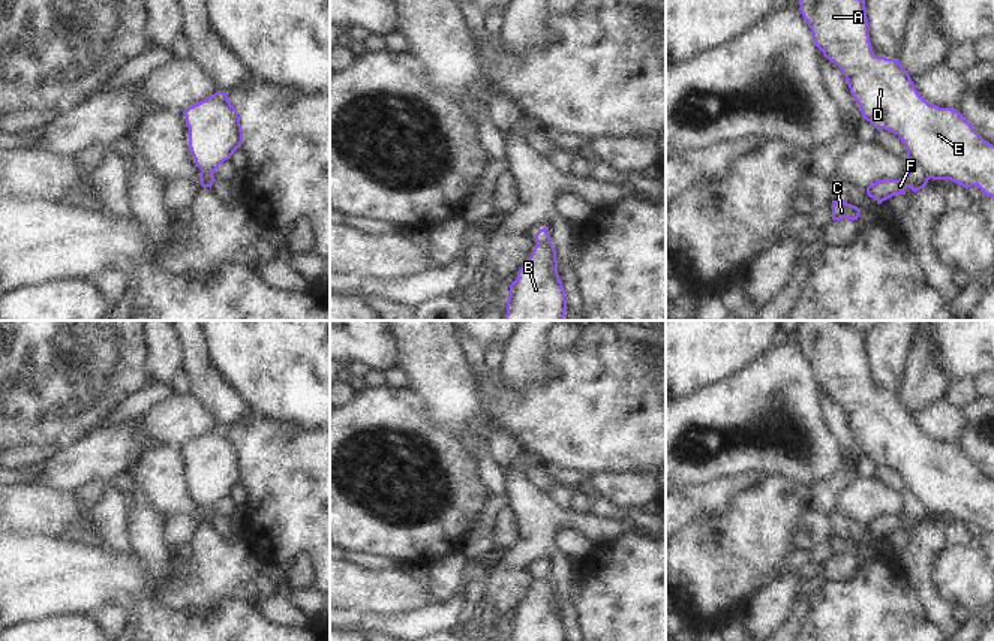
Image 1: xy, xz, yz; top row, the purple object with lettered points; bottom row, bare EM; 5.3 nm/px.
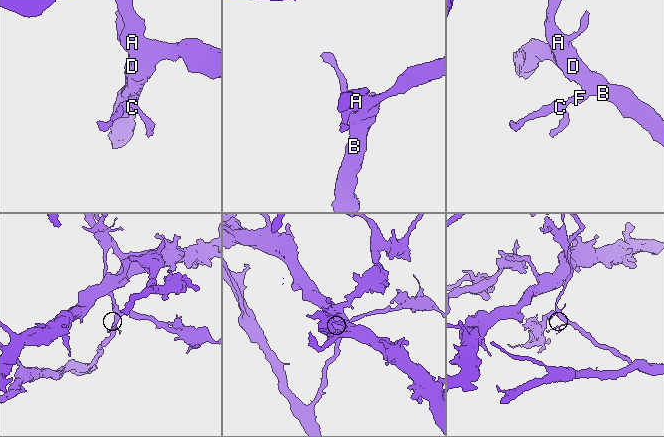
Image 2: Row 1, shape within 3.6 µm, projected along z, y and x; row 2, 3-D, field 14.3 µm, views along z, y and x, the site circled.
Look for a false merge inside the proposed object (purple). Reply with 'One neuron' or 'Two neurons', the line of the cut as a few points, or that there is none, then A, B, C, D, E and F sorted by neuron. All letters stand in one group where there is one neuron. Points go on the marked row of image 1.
Two neurons. Split along yz (913, 165), (918, 165), (931, 177). Groups: A B D E / C F.

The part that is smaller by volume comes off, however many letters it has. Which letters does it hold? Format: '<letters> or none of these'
C, F

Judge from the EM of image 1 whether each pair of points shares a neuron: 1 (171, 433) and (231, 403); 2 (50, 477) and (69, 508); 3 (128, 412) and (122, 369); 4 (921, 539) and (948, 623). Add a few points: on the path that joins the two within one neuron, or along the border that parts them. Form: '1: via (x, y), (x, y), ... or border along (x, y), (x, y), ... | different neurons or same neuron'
1: border along (191, 391), (222, 426) | different neurons
2: border along (32, 484), (72, 493) | different neurons
3: border along (150, 382), (129, 394), (101, 423) | different neurons
4: via (921, 560), (921, 580), (931, 602) | same neuron

